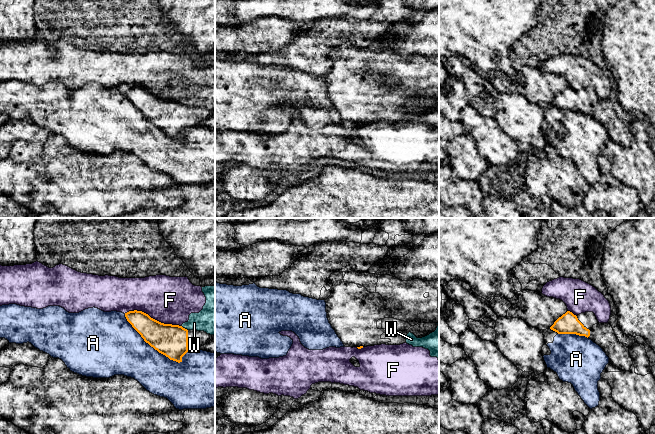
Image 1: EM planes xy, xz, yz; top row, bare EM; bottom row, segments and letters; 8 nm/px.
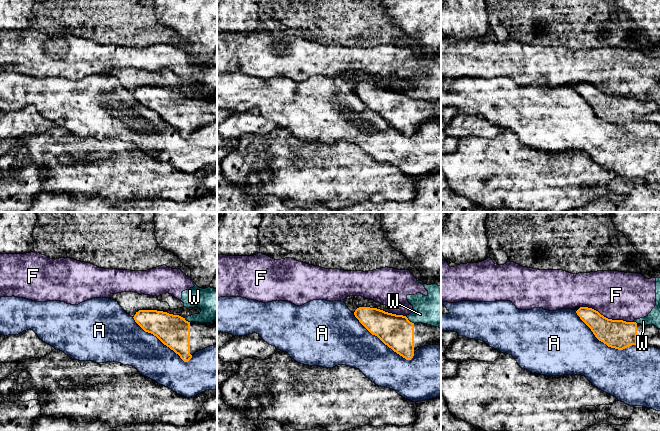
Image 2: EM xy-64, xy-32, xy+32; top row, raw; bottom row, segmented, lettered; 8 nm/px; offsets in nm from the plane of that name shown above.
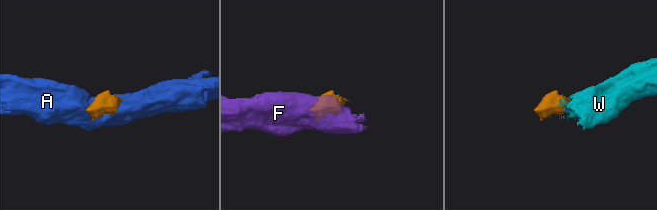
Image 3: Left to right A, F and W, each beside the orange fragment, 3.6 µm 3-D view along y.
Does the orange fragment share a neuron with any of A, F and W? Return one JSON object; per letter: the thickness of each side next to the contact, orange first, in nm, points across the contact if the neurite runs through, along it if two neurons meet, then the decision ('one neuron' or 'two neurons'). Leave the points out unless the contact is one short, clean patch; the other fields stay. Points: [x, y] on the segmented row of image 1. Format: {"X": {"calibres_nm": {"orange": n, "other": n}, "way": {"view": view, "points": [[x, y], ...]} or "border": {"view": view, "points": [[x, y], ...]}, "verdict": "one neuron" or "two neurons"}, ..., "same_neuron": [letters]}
{"A": {"calibres_nm": {"orange": 260, "other": 400}, "verdict": "two neurons"}, "F": {"calibres_nm": {"orange": 260, "other": 380}, "border": {"view": "xy", "points": [[124, 313], [141, 310], [161, 322], [180, 326]]}, "verdict": "two neurons"}, "W": {"calibres_nm": {"orange": 260, "other": 240}, "border": {"view": "xy", "points": [[181, 325], [187, 330]]}, "verdict": "two neurons"}, "same_neuron": []}

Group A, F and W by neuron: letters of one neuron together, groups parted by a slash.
A / F W

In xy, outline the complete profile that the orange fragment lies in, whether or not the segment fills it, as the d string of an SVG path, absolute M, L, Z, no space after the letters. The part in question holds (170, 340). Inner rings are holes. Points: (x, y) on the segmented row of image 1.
M129 311L125 317L146 343L178 363L182 362L182 357L187 352L198 350L212 339L212 335L204 331L164 324L142 311Z

